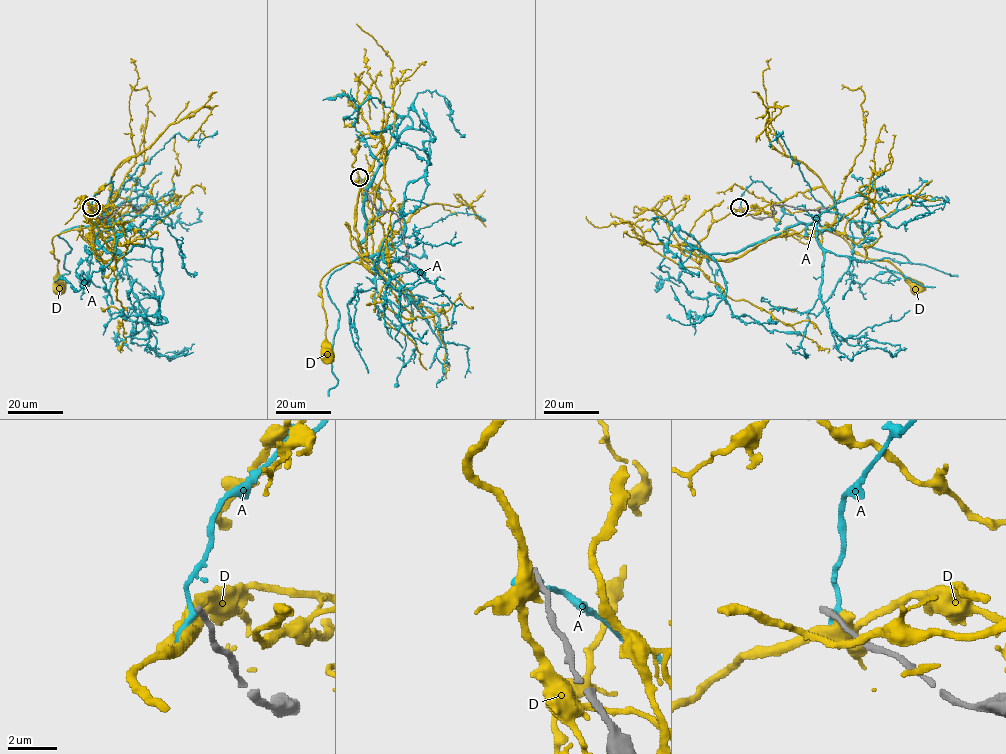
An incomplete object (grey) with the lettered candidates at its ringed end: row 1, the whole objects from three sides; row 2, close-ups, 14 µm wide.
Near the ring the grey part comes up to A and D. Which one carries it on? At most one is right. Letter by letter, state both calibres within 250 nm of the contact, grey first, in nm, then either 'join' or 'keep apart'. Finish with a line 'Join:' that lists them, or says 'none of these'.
A: calibres 280 and 200 nm; keep apart
D: calibres 320 and 700 nm; keep apart
Join: none of these

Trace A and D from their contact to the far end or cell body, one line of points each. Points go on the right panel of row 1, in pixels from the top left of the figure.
A: (740, 208), (741, 194), (761, 181), (798, 222), (733, 252), (690, 245), (716, 263), (733, 315), (800, 335)
D: (741, 208), (712, 224), (698, 263), (825, 227), (915, 287)

